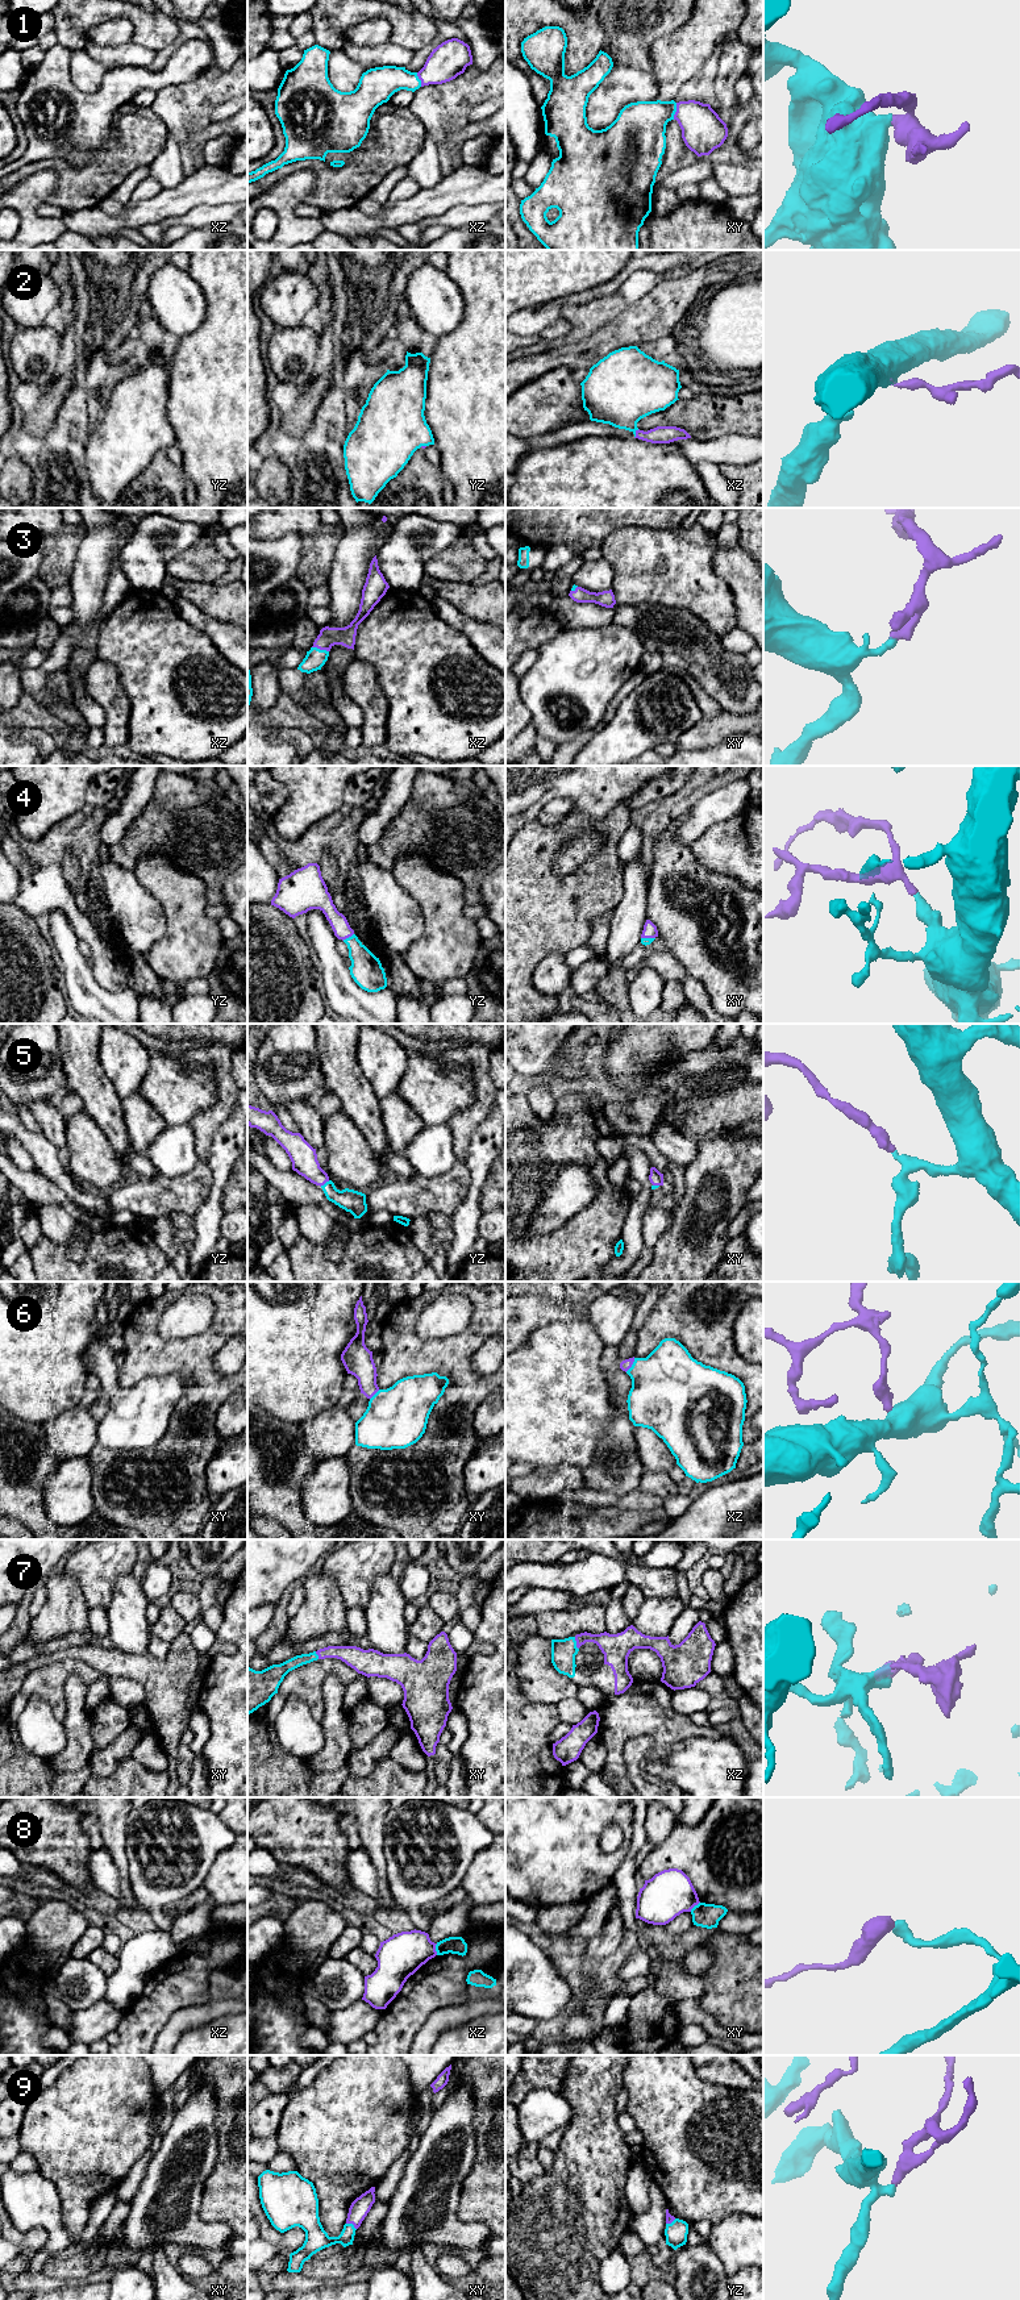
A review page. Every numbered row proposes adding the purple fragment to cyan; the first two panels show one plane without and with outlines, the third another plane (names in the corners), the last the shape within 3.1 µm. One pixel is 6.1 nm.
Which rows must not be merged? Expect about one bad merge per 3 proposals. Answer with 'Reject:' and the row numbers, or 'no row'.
Reject: 8

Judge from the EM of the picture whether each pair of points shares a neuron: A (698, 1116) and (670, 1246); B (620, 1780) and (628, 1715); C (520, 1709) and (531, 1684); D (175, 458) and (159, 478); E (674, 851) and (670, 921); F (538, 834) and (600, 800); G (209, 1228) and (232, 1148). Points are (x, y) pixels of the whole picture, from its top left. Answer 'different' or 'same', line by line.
A: different
B: same
C: different
D: different
E: same
F: different
G: same

